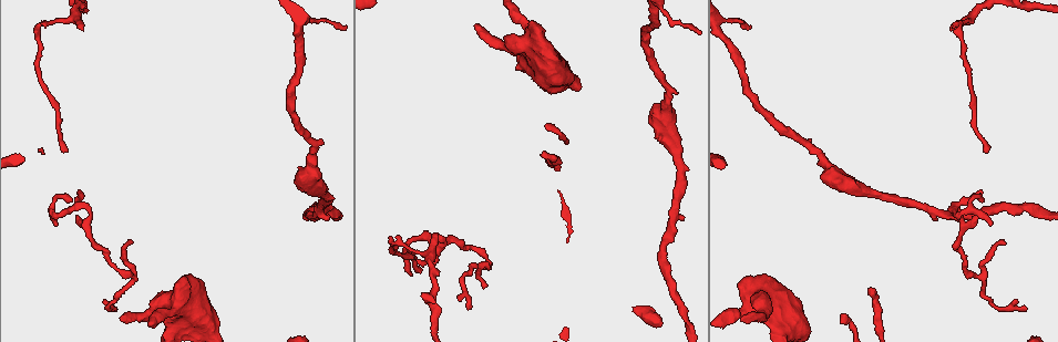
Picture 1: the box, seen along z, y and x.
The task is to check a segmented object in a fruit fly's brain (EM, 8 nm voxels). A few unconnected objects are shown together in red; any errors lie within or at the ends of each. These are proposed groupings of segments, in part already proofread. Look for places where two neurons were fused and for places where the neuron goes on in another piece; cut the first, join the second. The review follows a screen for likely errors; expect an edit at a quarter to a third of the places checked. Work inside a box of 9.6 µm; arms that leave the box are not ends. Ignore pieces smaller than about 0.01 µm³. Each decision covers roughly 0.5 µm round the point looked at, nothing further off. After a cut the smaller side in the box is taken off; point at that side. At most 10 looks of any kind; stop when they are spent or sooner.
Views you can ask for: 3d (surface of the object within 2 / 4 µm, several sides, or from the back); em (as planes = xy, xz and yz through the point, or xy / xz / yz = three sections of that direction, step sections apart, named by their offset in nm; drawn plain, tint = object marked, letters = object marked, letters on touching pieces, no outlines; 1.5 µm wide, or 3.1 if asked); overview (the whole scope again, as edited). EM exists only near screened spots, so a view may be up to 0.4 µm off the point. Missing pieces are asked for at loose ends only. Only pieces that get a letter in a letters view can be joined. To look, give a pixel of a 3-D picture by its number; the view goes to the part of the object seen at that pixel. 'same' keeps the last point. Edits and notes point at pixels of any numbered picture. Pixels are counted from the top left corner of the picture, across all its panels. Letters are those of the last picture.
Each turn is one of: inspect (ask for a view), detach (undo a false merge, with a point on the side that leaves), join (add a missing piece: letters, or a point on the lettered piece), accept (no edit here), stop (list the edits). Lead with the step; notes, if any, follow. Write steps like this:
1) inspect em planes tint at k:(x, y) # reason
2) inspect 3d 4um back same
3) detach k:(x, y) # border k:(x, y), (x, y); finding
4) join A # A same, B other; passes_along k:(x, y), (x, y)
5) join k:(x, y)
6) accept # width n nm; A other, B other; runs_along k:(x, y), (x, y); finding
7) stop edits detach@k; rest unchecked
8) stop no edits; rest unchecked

inspect em xy step 8 letters at 1:(870, 291) # an open end

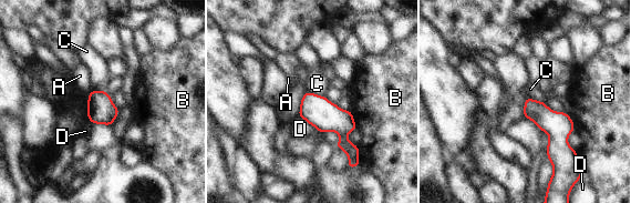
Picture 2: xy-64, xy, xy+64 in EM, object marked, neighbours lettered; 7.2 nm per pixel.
accept # A other, B other, C other, D other; border 2:(307, 91), (323, 95); none of them fits

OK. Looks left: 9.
inspect em xz step 4 tint at 1:(176, 282) # thick end

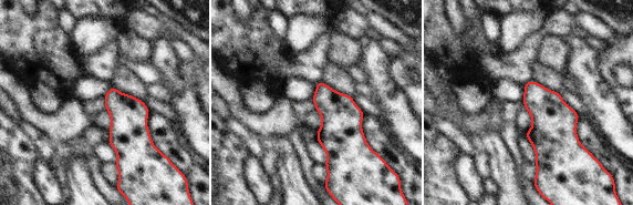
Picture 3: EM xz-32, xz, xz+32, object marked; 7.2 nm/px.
inspect em planes letters same # another direction

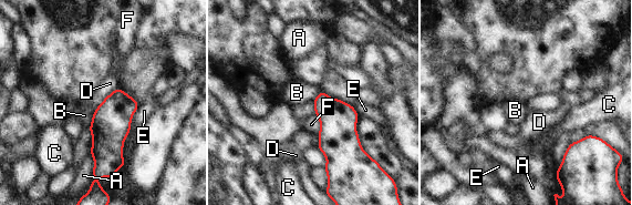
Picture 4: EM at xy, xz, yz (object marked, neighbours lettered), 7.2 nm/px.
accept # A other, B other, C other, D other, E other, F other; border 4:(117, 88), (92, 113); no lettered piece goes on from it

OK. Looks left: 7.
inspect 3d 4um at 1:(478, 23) # branch stops here

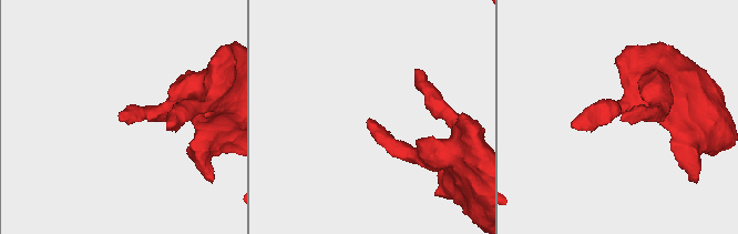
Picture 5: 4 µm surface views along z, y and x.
inspect em planes plain at 5:(120, 120) # need the tissue

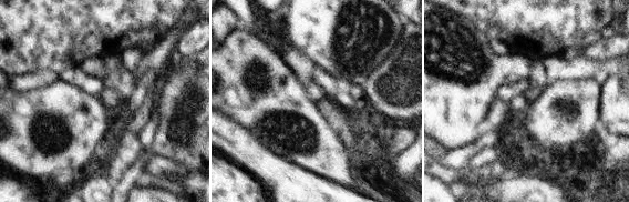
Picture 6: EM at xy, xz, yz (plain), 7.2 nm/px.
inspect em planes letters same # see the neighbours

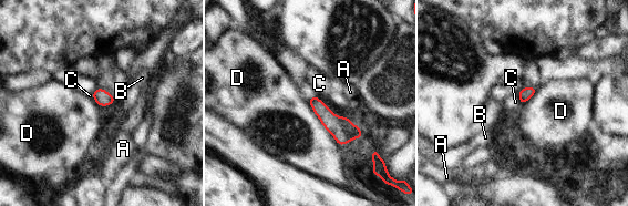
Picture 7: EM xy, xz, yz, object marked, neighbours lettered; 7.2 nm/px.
accept # A other, B other, C other, D other; border 7:(307, 101), (319, 122), (339, 146); none of them fits

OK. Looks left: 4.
inspect em yz step 4 tint at 1:(127, 246) # branch stops here

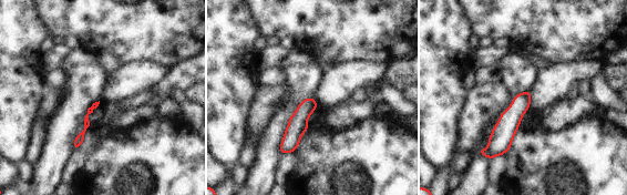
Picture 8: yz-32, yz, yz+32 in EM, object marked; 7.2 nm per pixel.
inspect em yz step 4 letters same

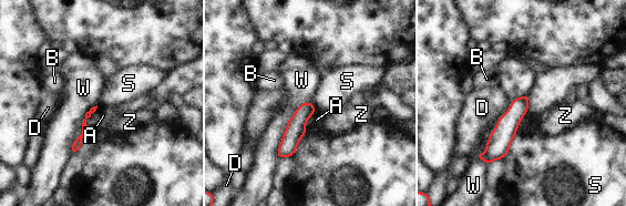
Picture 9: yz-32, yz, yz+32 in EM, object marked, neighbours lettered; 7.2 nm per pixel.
accept # width 110 nm; A other, B other, D other, S other, W other, Z other; border 9:(529, 94), (529, 109), (502, 157); none of them fits

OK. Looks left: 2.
stop no edits; rest unchecked

